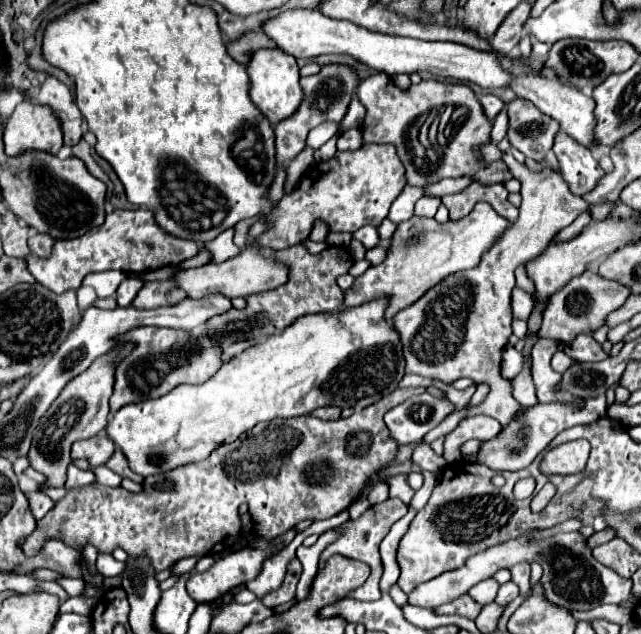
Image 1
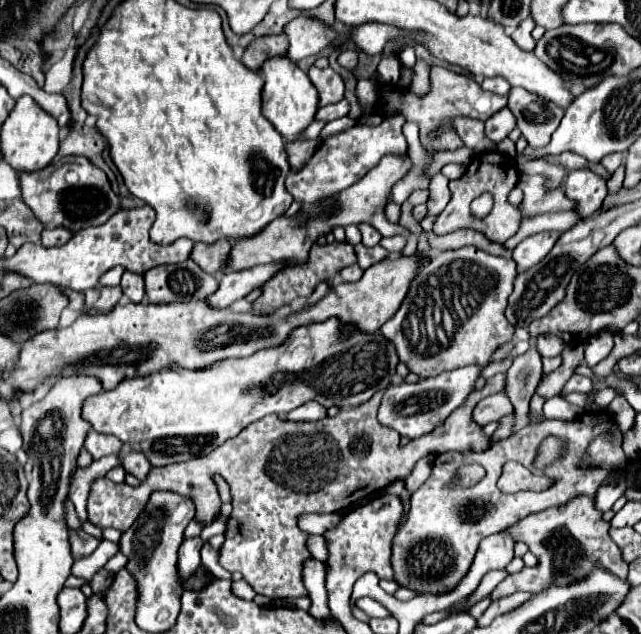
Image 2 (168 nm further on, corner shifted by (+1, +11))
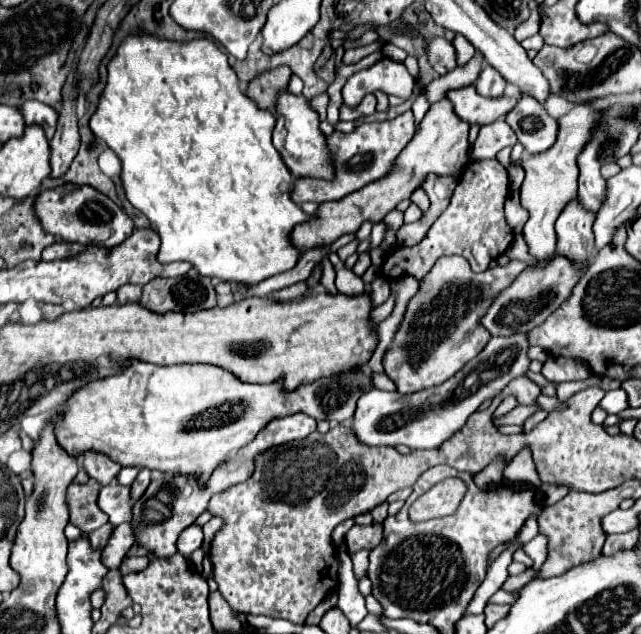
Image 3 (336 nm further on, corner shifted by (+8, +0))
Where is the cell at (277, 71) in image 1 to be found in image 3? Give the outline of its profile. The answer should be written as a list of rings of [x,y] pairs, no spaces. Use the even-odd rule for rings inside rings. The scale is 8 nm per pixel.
[[[283,92],[277,100],[275,118],[277,124],[273,130],[273,146],[279,150],[283,162],[293,172],[293,176],[333,180],[333,156],[327,146],[327,138],[319,130],[317,112],[309,106],[309,102],[301,96],[293,96],[291,92]]]

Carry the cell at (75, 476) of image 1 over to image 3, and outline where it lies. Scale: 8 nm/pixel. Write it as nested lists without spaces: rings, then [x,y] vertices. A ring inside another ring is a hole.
[[[123,467],[123,470],[121,470],[121,472],[119,472],[119,476],[117,476],[117,482],[119,482],[119,484],[125,484],[125,486],[131,486],[139,472],[141,472],[141,468]]]

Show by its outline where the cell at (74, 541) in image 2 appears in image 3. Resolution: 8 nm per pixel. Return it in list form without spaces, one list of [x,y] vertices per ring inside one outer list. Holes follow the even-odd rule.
[[[107,522],[105,526],[101,526],[101,528],[97,528],[97,530],[93,532],[93,536],[91,536],[93,548],[105,548],[105,544],[107,544],[107,540],[111,538],[113,530],[115,530],[115,526],[109,524],[109,522]]]

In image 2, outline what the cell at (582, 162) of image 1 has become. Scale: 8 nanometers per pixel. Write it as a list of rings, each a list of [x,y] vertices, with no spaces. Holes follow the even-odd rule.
[[[572,169],[564,179],[564,193],[578,203],[576,213],[580,217],[590,217],[598,211],[606,191],[606,181],[600,175],[590,173],[590,169]]]

